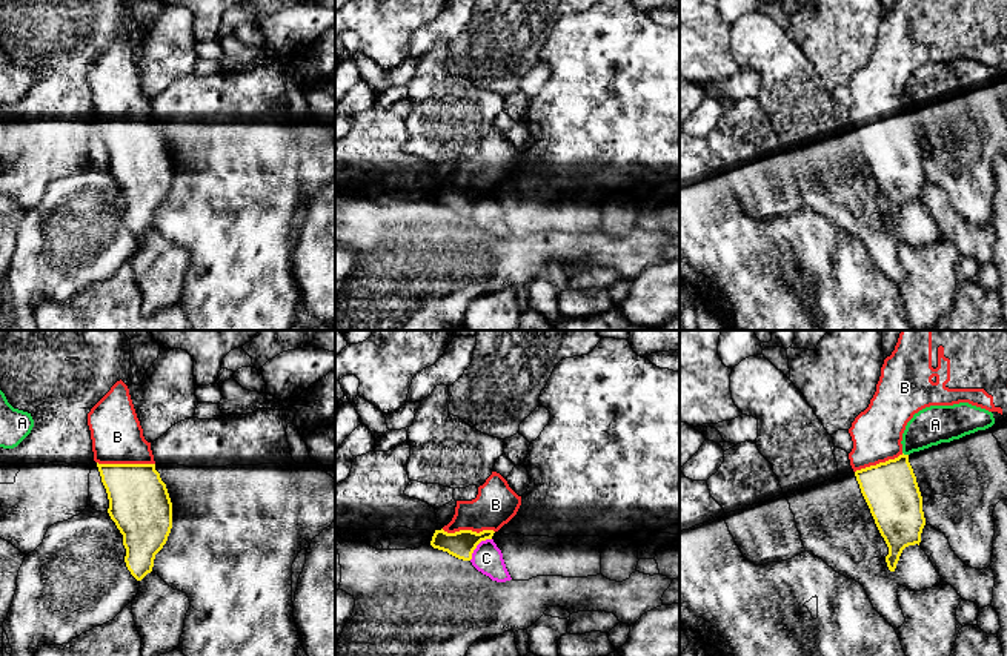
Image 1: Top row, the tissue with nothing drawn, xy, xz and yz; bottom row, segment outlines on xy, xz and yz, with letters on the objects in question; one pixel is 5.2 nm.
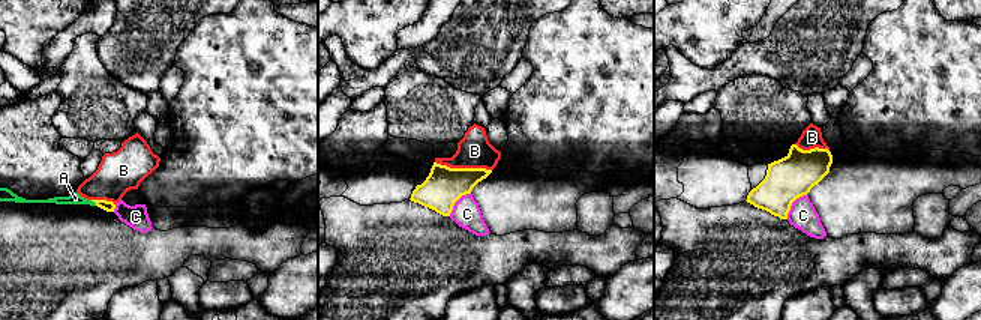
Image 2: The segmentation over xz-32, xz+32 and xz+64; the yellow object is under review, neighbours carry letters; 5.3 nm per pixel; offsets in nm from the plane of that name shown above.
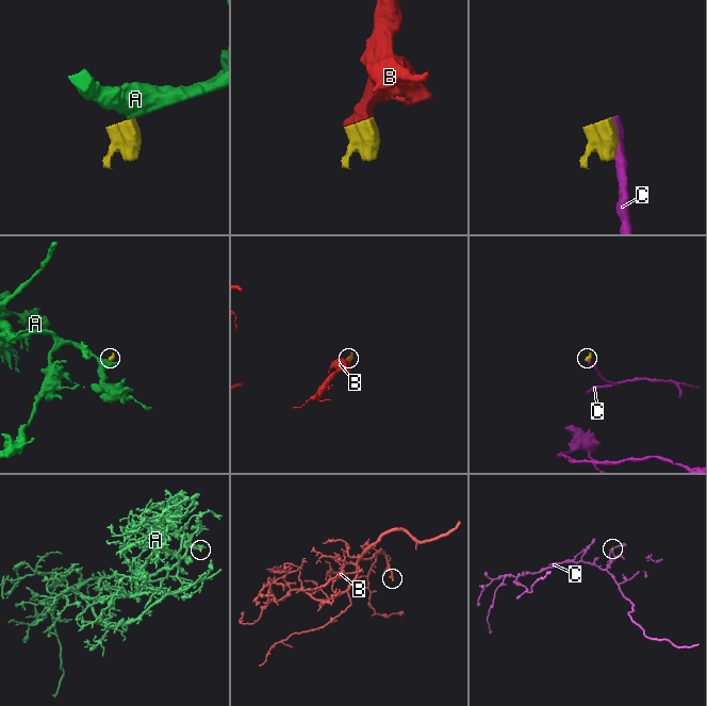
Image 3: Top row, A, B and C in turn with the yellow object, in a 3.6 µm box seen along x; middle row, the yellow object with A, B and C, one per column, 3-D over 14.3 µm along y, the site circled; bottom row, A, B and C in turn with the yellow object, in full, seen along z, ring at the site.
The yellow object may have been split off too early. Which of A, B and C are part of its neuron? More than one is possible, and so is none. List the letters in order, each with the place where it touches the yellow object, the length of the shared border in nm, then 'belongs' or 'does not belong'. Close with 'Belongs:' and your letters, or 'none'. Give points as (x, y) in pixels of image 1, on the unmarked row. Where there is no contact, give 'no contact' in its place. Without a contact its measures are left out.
A: meets yellow in yz at (906, 111); contact 40 nm long; does not belong
B: meets yellow in xy at (126, 120); contact 300 nm long; belongs
C: meets yellow in xz at (477, 200); contact 170 nm long; does not belong
Belongs: B

